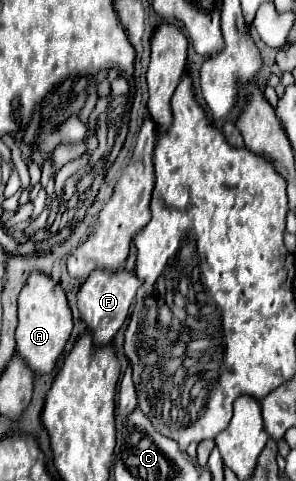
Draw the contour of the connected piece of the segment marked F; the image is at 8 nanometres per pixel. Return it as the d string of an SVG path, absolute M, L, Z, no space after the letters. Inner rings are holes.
M93 270L89 274L89 278L81 284L79 294L77 294L77 308L79 308L85 324L91 328L95 344L105 346L113 340L117 330L125 324L129 306L135 302L135 294L141 284L143 282L135 276L135 272L127 272L127 270L117 270L117 272Z

